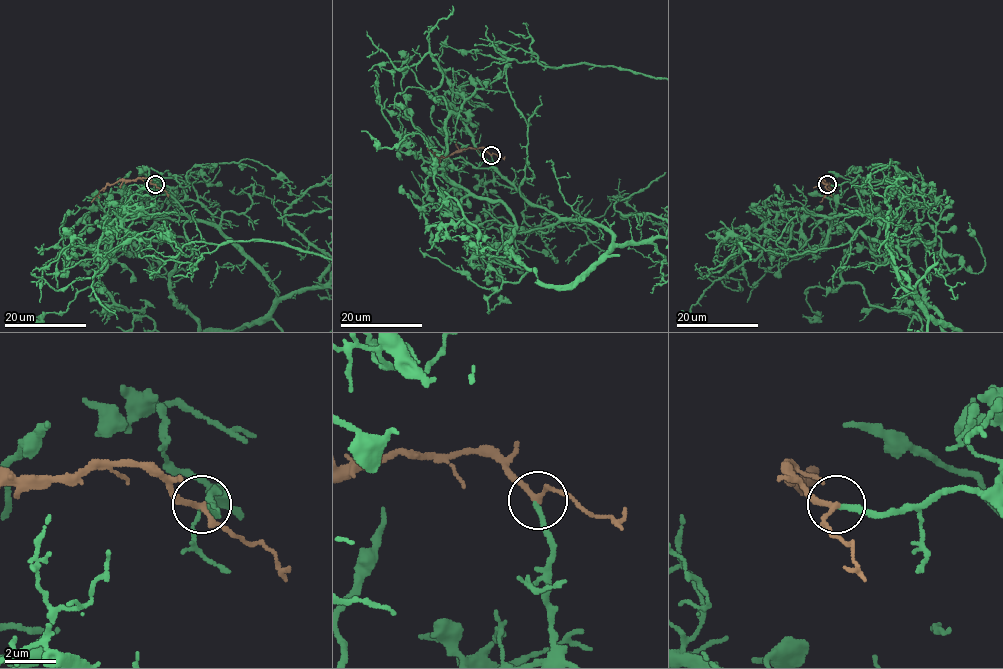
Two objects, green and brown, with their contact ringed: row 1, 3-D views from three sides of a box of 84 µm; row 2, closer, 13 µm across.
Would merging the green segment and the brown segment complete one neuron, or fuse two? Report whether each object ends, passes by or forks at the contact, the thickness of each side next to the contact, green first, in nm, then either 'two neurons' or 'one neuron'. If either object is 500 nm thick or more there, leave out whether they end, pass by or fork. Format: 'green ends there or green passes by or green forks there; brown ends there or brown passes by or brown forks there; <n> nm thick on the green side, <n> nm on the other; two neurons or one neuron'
green ends there; brown passes by; 200 nm thick on the green side, 190 nm on the other; one neuron

